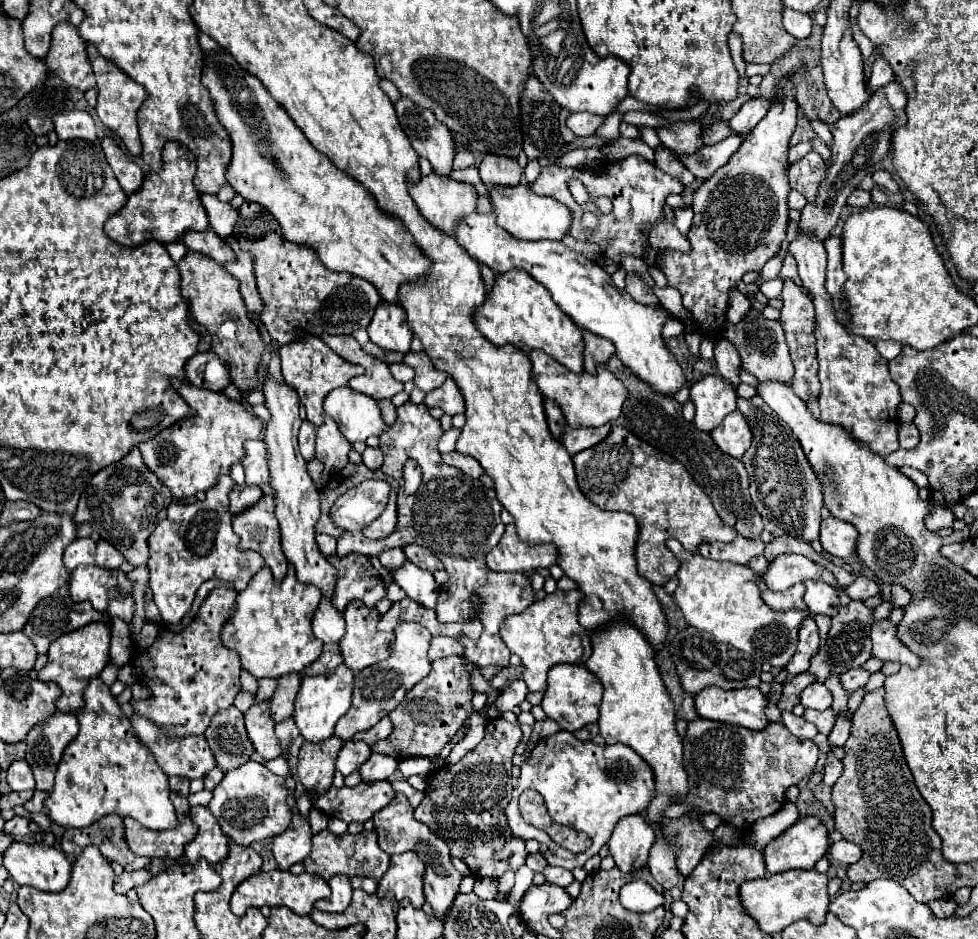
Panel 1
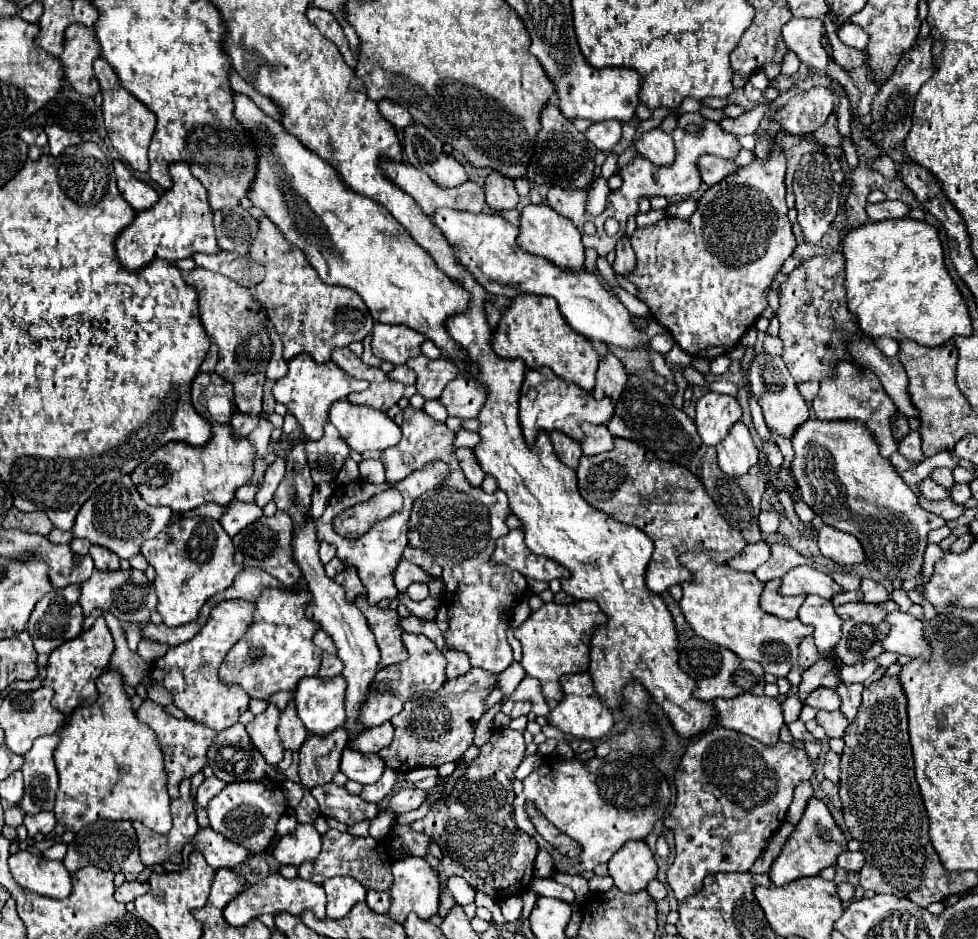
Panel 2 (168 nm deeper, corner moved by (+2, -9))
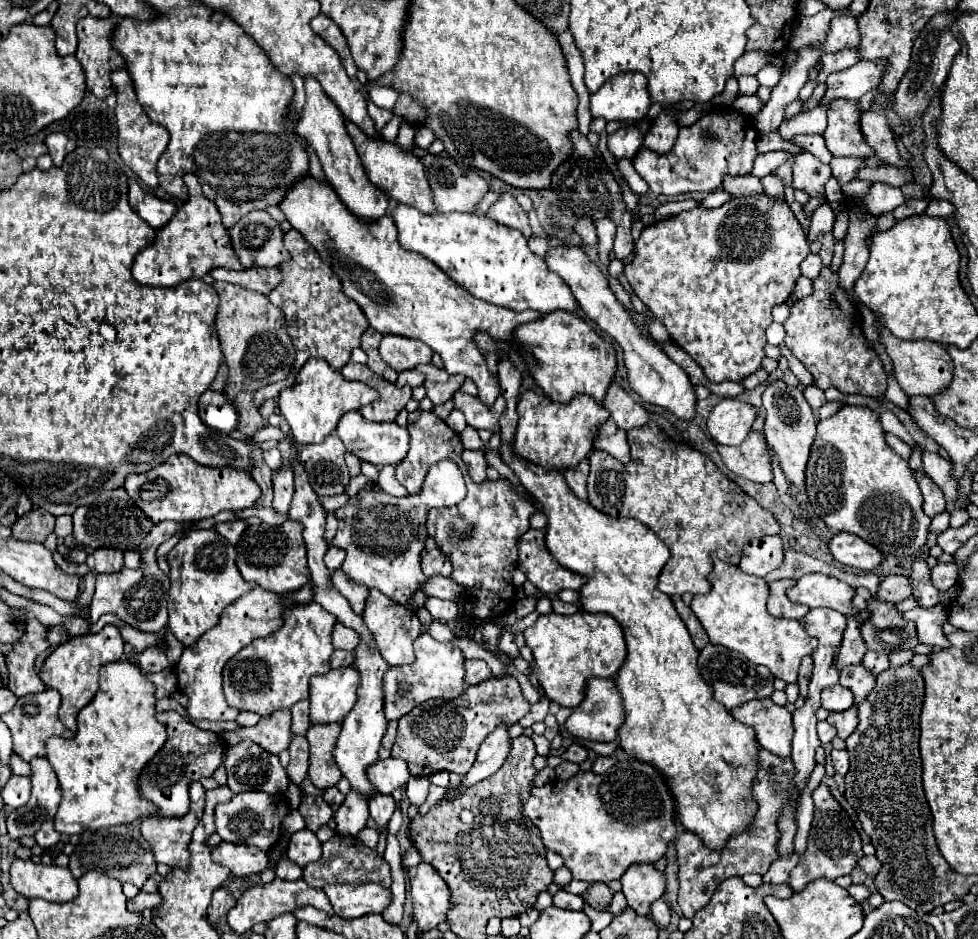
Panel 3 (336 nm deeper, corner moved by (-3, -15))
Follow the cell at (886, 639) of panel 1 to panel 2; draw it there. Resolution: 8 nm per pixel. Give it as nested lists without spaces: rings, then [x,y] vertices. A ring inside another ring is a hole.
[[[894,610],[886,616],[886,622],[890,622],[890,634],[884,640],[884,648],[888,652],[908,654],[912,658],[930,658],[932,648],[924,638],[924,620],[910,612]]]

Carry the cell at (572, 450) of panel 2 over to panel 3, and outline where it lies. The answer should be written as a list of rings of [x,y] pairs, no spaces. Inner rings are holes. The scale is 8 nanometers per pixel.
[[[581,460],[575,468],[567,468],[563,470],[563,476],[569,484],[569,488],[575,492],[575,496],[579,496],[581,500],[587,500],[587,488],[585,488],[585,482],[587,482],[587,476],[589,476],[589,460]]]

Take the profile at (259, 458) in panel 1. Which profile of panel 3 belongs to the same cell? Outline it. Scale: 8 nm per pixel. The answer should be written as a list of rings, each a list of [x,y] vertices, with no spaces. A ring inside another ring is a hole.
[[[281,468],[273,474],[273,490],[275,490],[273,510],[277,514],[287,514],[289,502],[293,496],[293,472],[291,472],[291,468]]]

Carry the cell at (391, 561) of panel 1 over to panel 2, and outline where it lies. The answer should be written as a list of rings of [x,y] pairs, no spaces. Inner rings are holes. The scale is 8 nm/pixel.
[[[404,558],[398,564],[398,570],[394,572],[394,582],[396,582],[396,588],[400,592],[404,592],[414,582],[428,582],[428,580],[430,580],[430,576],[420,566],[416,566]]]

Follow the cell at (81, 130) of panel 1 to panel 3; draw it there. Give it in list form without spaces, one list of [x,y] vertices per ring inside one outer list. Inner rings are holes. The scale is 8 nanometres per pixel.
[[[55,132],[55,134],[49,134],[47,140],[45,140],[47,148],[49,148],[49,154],[53,158],[53,164],[55,166],[61,166],[63,164],[63,158],[75,150],[75,144],[61,132]]]

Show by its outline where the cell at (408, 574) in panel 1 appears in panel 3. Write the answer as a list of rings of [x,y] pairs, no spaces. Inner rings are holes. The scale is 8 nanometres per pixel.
[[[429,596],[425,602],[425,608],[435,620],[441,620],[441,622],[451,622],[457,618],[457,604],[453,600],[441,600],[441,598]]]

